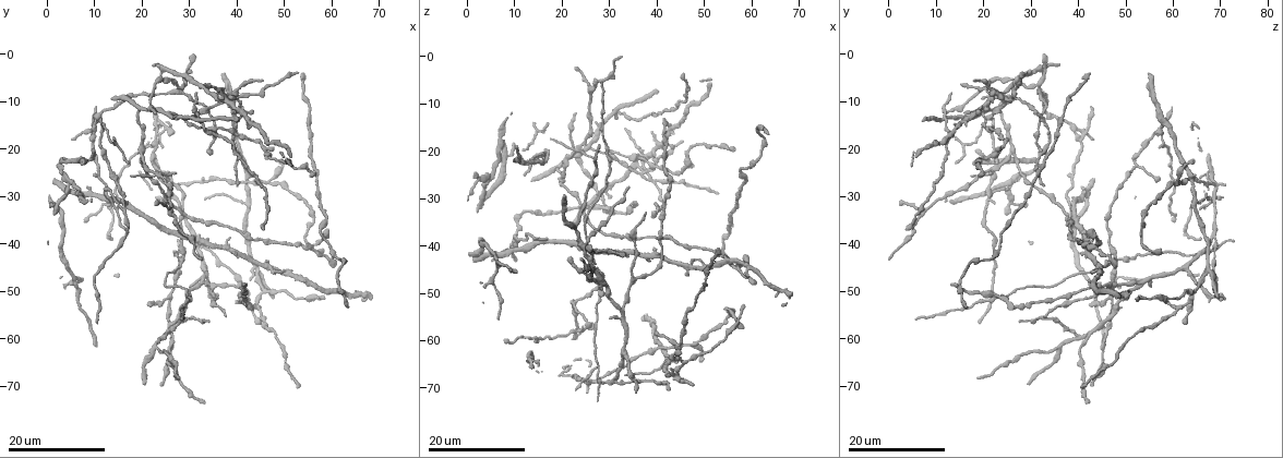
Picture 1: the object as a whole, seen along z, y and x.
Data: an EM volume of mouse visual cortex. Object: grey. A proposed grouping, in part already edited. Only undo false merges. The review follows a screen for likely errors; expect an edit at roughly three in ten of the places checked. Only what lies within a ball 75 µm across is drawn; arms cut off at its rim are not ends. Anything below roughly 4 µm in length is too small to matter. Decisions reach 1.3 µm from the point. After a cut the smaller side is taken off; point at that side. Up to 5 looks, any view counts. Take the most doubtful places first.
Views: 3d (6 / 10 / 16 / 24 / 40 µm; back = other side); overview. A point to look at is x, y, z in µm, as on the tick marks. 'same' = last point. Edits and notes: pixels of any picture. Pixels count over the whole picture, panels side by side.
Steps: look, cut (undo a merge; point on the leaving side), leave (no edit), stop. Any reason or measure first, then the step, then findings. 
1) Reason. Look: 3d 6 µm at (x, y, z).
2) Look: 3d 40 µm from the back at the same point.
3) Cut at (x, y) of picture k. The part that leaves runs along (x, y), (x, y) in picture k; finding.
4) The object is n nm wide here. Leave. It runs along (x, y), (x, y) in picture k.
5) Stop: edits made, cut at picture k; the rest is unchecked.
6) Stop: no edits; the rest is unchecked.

Thin arm on a thick one. Look: 3d 16 µm at (42.0, 31.5, 64.5).

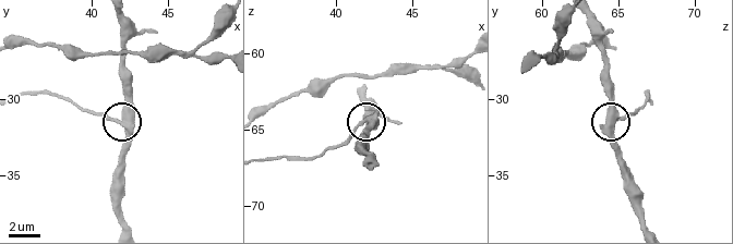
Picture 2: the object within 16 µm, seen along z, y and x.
Look: 3d 10 µm at (42.0, 31.2, 64.6).

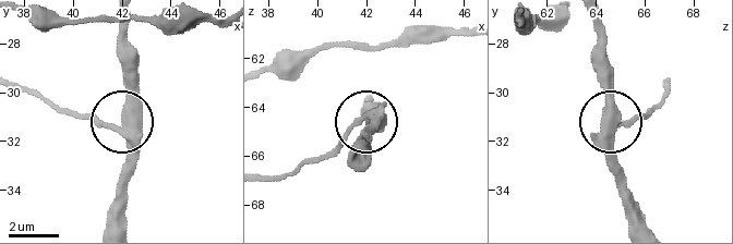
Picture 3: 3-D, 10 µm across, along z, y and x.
Look: 3d 10 µm from the back at (41.8, 31.3, 64.6).

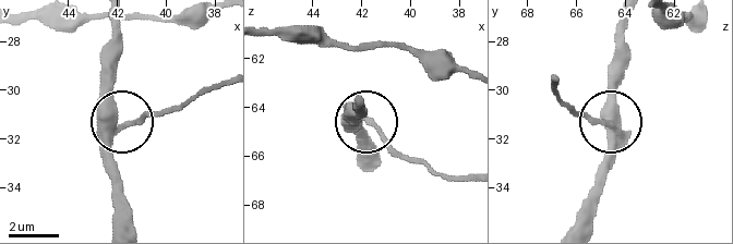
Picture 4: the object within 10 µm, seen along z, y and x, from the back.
Leave. It runs along (117, 223), (113, 135), (123, 125), (165, 112) in picture 4; continuous, no second cell.

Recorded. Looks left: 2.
Two arms in line, one across. Look: 3d 16 µm at (39.5, 9.5, 26.5).

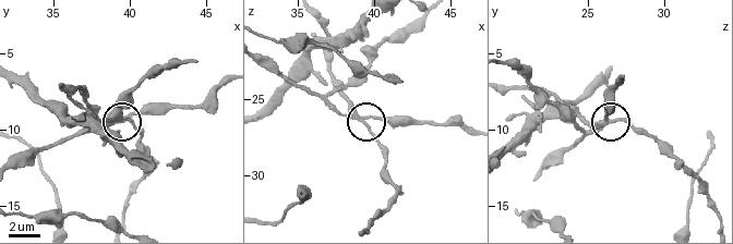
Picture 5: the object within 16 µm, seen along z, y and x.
Closer look. Look: 3d 6 µm at the same point.

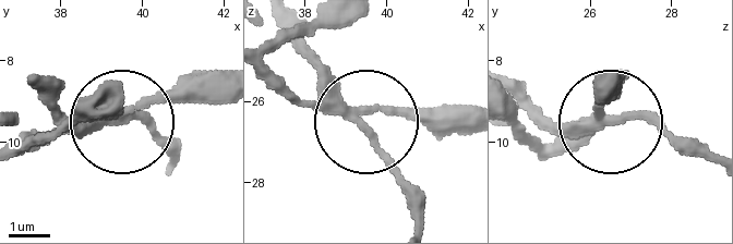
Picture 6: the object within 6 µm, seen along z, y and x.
The side arm is 17 µm long. Leave. Continuous, no second cell.

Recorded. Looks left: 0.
Stop: no edits; the rest is unchecked.

